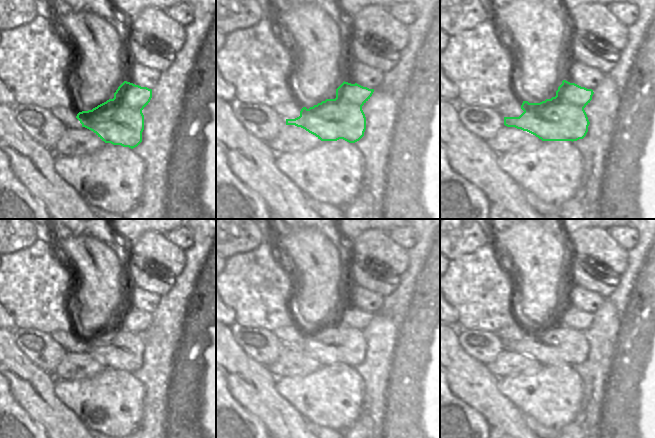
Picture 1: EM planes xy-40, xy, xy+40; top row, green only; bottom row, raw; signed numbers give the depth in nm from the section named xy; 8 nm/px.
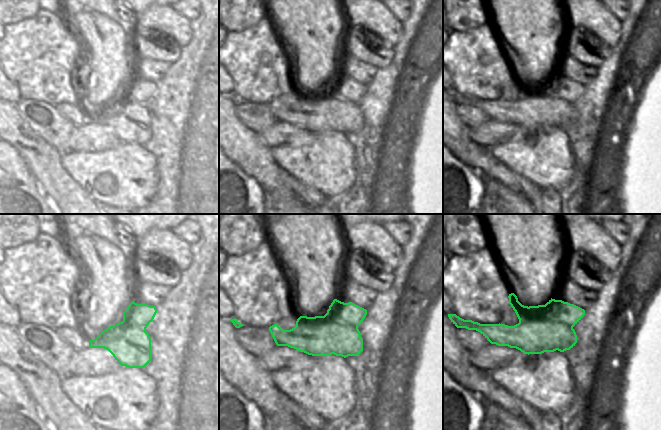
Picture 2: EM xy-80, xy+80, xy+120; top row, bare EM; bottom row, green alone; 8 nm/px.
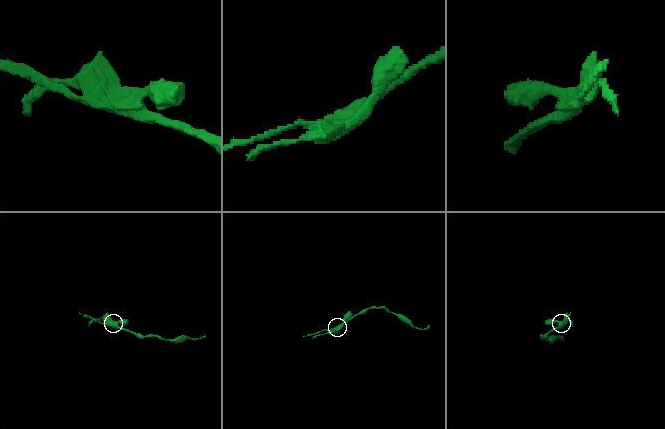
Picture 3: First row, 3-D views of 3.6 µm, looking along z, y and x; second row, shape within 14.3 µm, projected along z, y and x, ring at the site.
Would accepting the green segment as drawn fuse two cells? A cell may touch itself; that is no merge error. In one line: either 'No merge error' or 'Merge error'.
Merge error.

